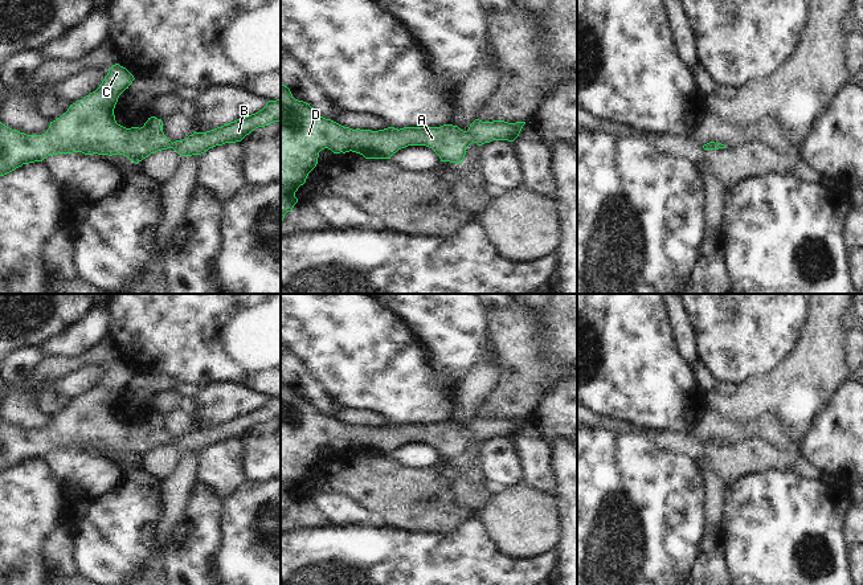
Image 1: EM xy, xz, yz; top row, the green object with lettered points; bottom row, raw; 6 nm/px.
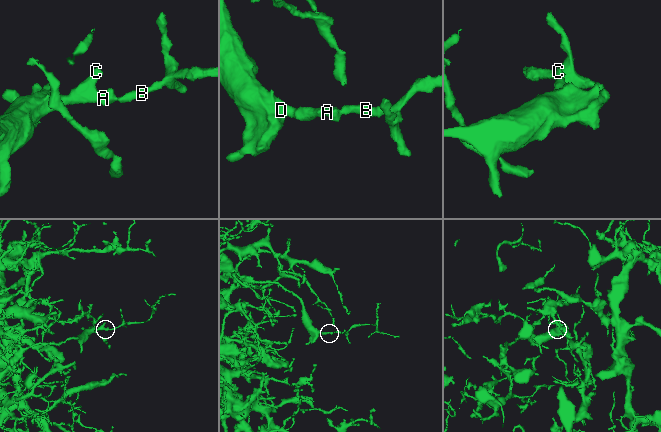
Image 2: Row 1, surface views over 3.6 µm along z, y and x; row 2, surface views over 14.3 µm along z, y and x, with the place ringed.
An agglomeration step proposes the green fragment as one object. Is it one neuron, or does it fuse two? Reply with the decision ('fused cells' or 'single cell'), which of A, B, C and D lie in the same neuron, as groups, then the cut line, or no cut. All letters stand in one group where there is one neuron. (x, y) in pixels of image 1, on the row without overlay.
single cell; A B C D; no cut

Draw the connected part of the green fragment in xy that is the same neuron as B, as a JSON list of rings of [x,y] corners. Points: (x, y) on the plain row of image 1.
[[[113,361],[99,384],[70,401],[65,410],[50,418],[42,431],[26,431],[0,418],[0,472],[58,450],[119,450],[135,461],[167,445],[173,445],[180,453],[201,451],[216,442],[241,438],[258,424],[281,418],[281,396],[269,397],[255,410],[206,429],[195,428],[172,439],[163,429],[161,416],[155,413],[148,414],[140,425],[126,425],[116,420],[115,401],[134,376],[126,364]]]

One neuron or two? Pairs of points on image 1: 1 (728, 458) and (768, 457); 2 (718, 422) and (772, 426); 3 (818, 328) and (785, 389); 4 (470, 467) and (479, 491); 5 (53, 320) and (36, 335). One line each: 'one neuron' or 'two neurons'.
1: one neuron
2: one neuron
3: one neuron
4: two neurons
5: one neuron

